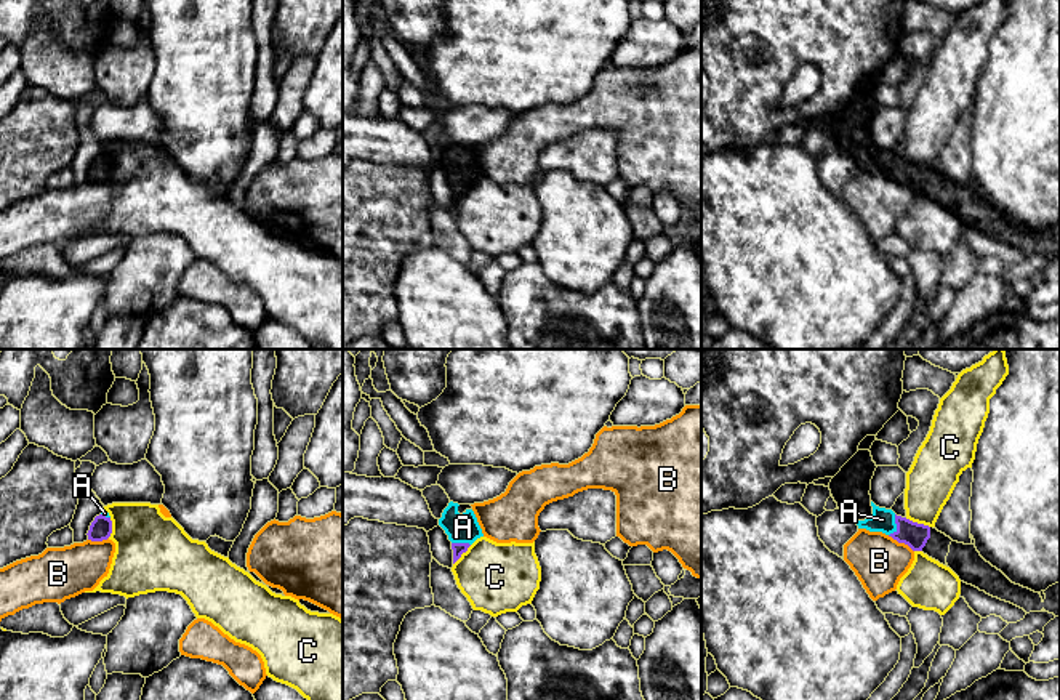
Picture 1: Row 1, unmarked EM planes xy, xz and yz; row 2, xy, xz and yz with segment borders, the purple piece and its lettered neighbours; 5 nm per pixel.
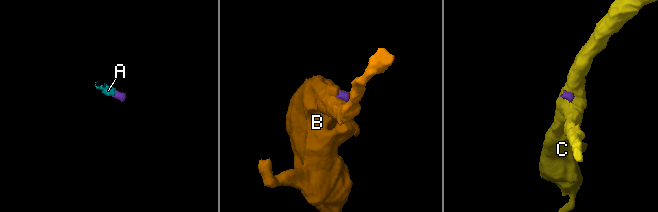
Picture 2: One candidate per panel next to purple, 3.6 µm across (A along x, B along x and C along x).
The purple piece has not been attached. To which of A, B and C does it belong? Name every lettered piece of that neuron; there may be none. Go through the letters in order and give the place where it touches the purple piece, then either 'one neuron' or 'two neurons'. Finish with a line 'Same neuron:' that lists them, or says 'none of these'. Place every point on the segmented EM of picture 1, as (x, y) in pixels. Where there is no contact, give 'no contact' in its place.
A: yz (897, 526) | one neuron
B: yz (900, 542) | two neurons
C: yz (916, 522) | two neurons
Same neuron: A

